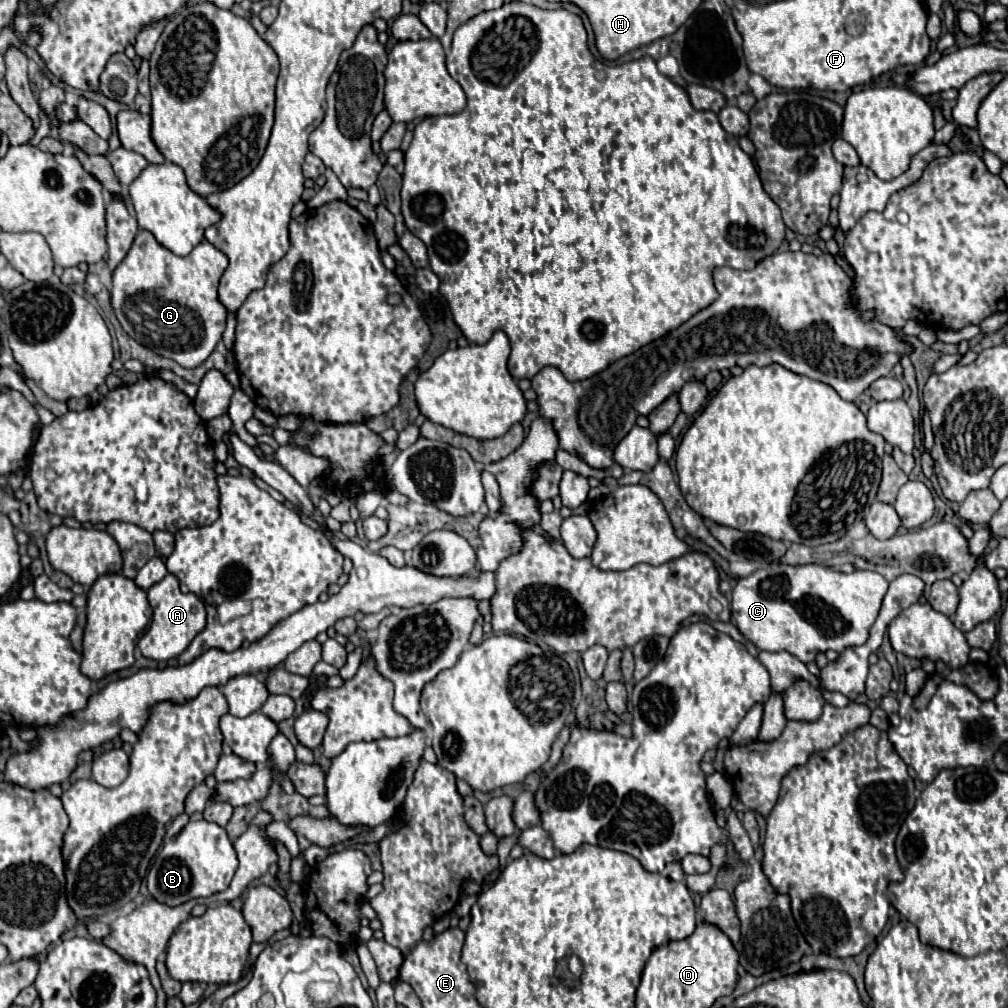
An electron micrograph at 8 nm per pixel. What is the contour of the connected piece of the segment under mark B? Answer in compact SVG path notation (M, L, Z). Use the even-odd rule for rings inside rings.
M208 820L188 822L180 830L180 834L166 840L162 844L162 850L156 854L154 864L148 870L148 890L152 898L168 906L178 906L192 898L210 896L226 890L236 868L236 850L224 828Z

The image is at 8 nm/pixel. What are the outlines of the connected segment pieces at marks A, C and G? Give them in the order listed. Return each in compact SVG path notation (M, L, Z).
M166 574L164 580L150 586L148 600L154 610L154 618L136 646L146 658L152 658L152 660L170 660L180 656L188 648L188 644L194 640L194 636L202 632L206 626L204 602L194 594L182 594L180 582L174 574Z
M780 564L778 568L758 568L750 576L738 578L732 588L730 610L740 634L758 650L786 650L808 664L816 660L818 652L844 652L850 646L862 646L868 640L886 590L884 576L870 570L844 574L824 564Z
M140 230L126 258L112 272L110 304L124 332L138 344L150 348L164 358L176 360L182 368L196 368L196 364L202 364L216 348L226 326L228 314L216 296L216 288L226 266L228 258L220 250L212 248L212 244L208 244L206 240L200 242L188 256L176 256L164 246L160 246L150 232Z

